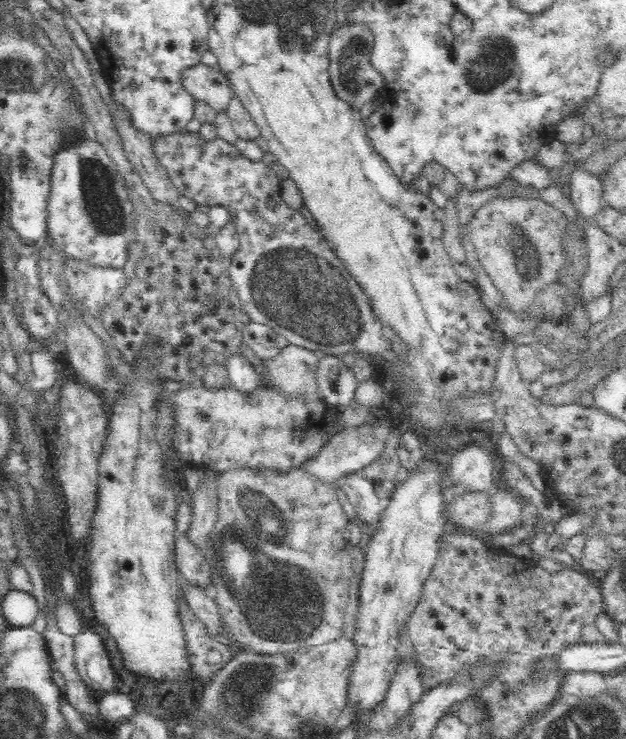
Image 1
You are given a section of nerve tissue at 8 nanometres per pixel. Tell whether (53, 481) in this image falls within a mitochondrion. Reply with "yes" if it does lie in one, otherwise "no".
no

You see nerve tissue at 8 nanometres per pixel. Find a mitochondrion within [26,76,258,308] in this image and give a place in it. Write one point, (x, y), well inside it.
(104, 212)

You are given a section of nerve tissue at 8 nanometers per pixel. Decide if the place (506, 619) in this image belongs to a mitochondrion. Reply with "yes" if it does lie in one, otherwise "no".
no

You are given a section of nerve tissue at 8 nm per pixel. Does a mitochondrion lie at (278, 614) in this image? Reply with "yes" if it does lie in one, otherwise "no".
yes

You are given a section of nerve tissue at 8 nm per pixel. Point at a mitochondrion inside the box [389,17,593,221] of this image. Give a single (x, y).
(486, 65)

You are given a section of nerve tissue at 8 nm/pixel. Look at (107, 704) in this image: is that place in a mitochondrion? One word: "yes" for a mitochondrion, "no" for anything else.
no

